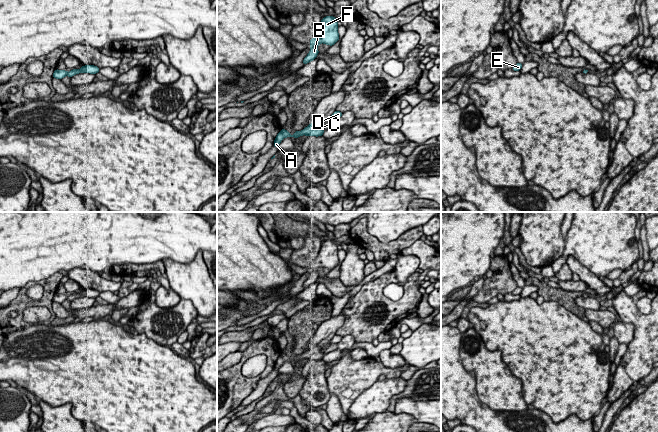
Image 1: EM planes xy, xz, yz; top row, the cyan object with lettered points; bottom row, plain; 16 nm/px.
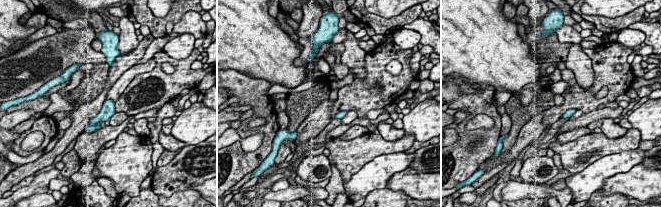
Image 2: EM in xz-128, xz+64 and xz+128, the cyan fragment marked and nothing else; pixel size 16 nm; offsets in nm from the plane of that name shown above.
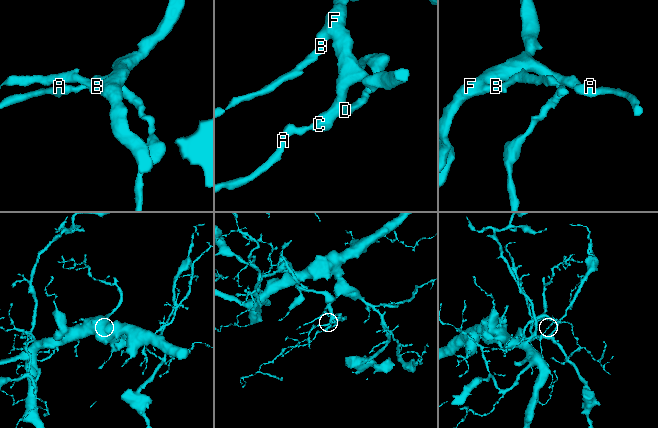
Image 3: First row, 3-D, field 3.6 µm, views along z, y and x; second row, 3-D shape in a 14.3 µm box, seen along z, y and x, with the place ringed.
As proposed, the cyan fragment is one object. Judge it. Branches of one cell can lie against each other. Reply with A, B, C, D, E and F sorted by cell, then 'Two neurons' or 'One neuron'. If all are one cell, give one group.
Groups: A B C D E F. One neuron

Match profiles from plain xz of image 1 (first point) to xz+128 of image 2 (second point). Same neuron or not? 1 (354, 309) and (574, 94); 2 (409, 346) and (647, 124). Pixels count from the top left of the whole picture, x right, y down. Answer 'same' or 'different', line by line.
1: same
2: same

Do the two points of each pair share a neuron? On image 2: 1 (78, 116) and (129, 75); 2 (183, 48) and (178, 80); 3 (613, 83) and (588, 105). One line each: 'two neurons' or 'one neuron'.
1: two neurons
2: two neurons
3: one neuron

